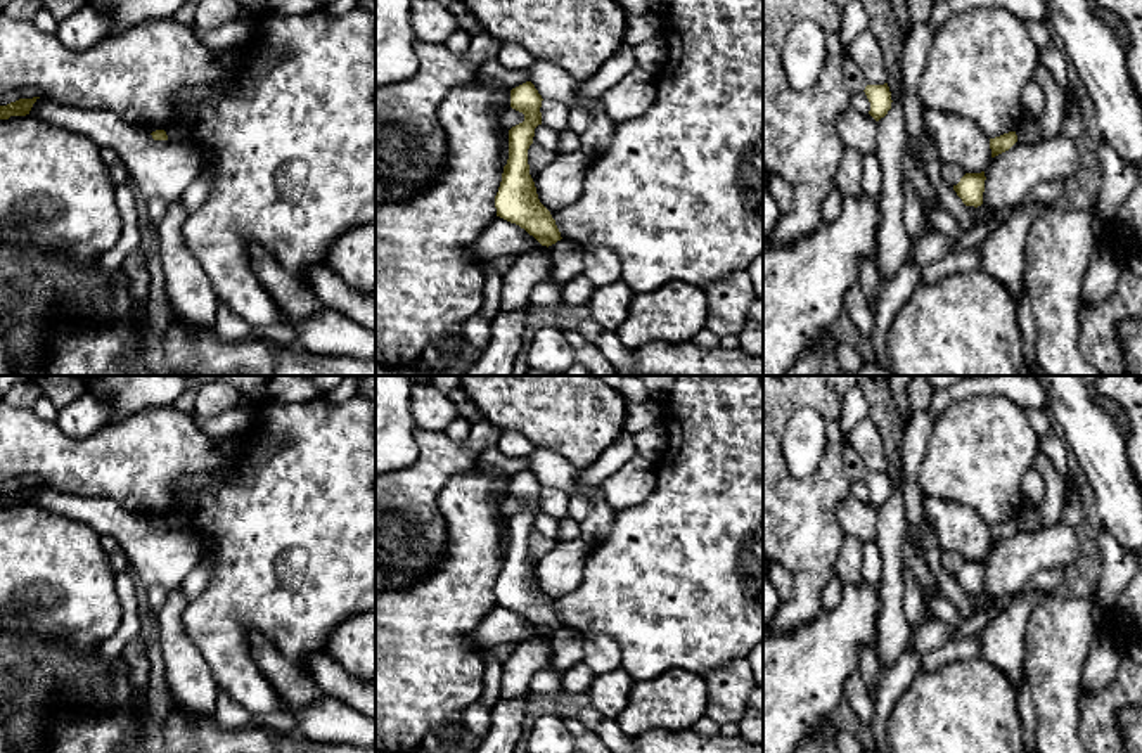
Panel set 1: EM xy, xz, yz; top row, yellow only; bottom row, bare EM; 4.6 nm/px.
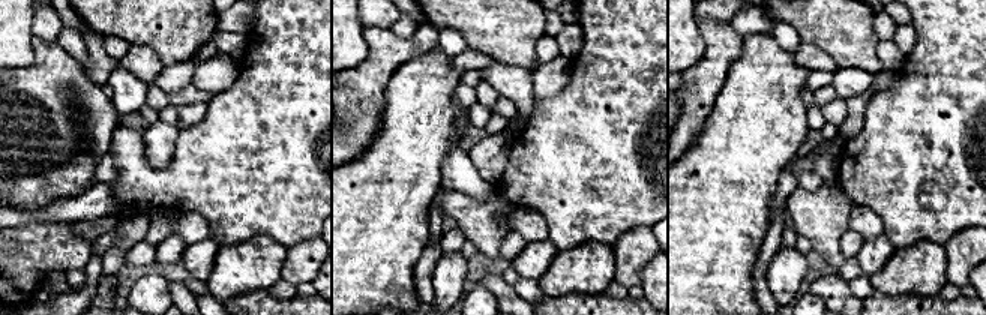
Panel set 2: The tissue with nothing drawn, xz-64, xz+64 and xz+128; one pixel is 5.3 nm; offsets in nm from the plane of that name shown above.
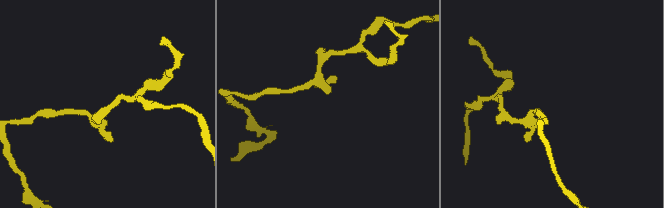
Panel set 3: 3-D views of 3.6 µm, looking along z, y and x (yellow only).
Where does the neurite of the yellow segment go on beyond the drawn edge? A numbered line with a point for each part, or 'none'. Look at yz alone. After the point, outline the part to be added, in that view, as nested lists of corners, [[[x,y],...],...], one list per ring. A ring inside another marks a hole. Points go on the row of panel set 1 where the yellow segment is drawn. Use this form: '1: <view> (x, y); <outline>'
none

